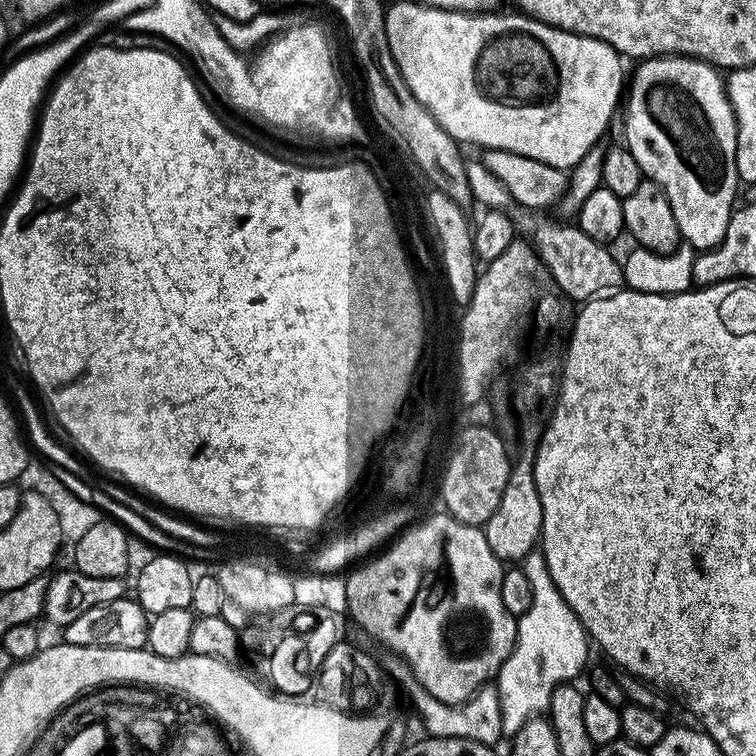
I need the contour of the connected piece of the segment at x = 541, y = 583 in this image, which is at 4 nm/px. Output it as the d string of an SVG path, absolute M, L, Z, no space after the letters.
M543 555L524 557L522 567L530 578L532 601L528 610L519 613L512 653L494 677L501 702L501 730L508 738L522 730L528 720L547 713L550 694L554 694L558 686L575 681L575 676L585 671L590 649L590 637L574 610L566 606L566 598L558 594L558 586L554 586L554 578L550 578L550 570L546 570Z

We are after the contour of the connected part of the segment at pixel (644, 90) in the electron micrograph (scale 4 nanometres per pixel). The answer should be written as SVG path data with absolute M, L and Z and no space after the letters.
M650 56L647 60L641 60L635 65L636 73L631 73L630 87L626 92L626 103L622 108L622 116L624 112L624 140L623 143L630 150L630 154L634 154L634 159L638 161L638 166L642 170L645 178L653 180L658 186L662 186L662 190L666 194L667 200L670 202L670 210L674 213L674 222L678 222L678 230L680 231L680 239L687 247L693 250L707 250L709 248L716 248L722 242L722 238L726 234L726 226L730 226L730 218L732 217L734 209L737 207L738 199L736 200L736 187L741 187L742 181L738 170L736 169L736 147L738 146L738 134L736 133L736 119L734 118L734 110L732 103L728 97L728 90L726 87L725 77L722 75L721 69L714 64L707 64L705 60L696 60L693 56Z

